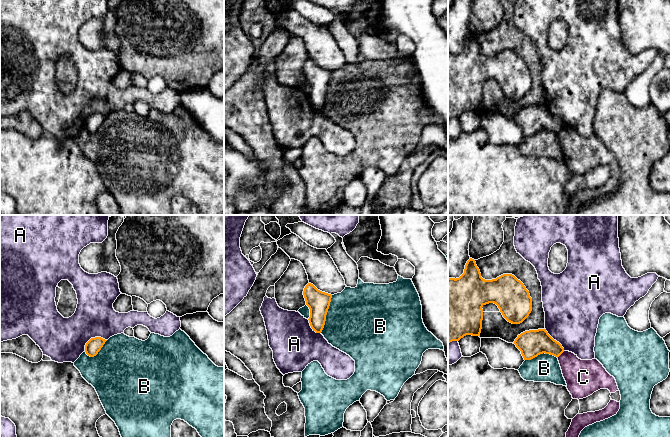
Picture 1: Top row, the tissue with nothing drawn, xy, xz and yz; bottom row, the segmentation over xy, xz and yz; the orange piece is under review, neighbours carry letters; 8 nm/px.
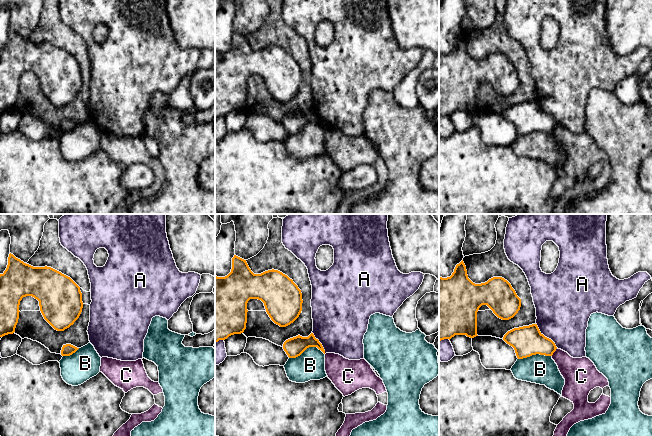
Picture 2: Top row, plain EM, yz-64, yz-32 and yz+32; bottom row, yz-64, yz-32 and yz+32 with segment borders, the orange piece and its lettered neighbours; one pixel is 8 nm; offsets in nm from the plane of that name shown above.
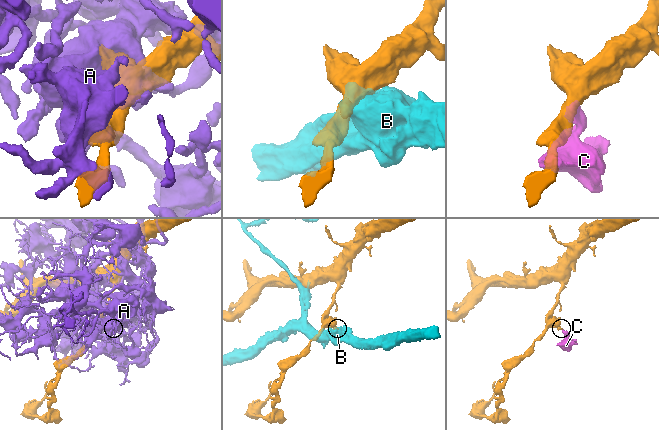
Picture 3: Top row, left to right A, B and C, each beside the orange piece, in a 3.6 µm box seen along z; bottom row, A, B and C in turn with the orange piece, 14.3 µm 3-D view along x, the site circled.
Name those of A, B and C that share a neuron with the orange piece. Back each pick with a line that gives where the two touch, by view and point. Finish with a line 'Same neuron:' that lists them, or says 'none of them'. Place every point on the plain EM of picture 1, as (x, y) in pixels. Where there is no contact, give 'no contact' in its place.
Same neuron: none of them

